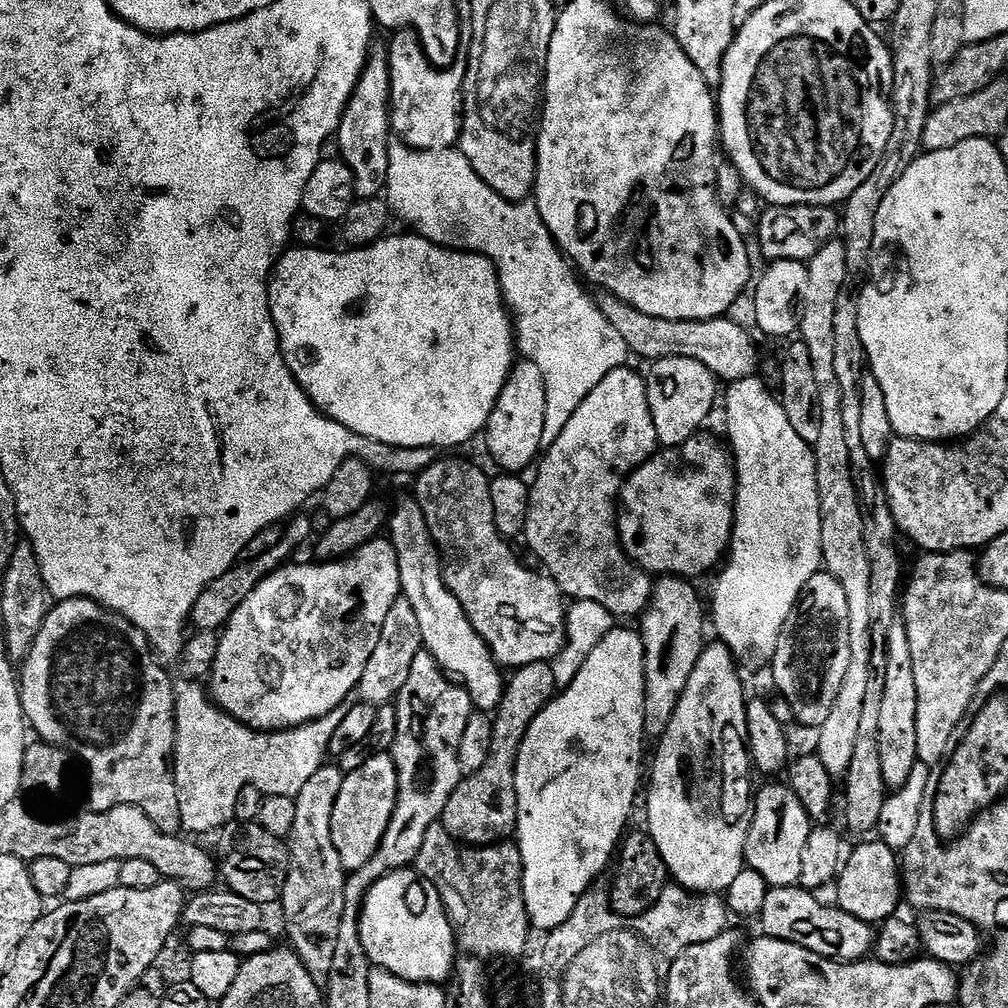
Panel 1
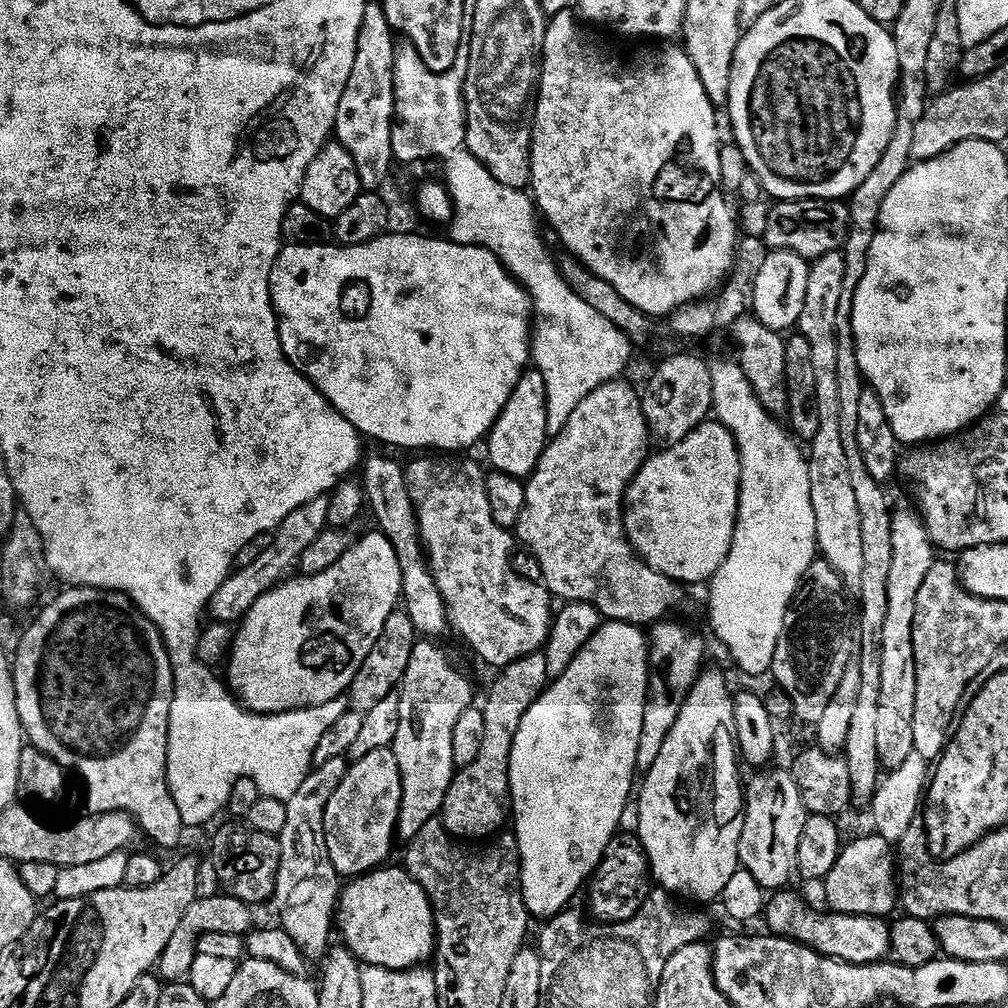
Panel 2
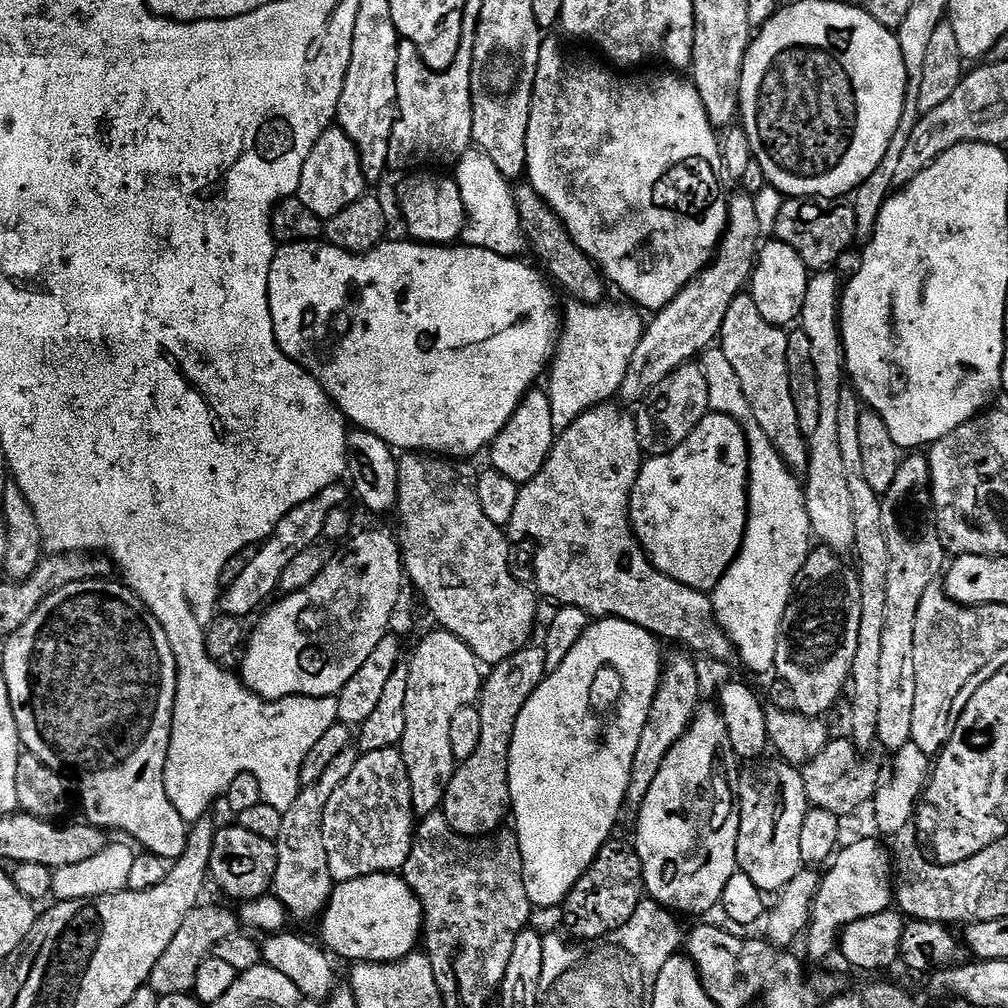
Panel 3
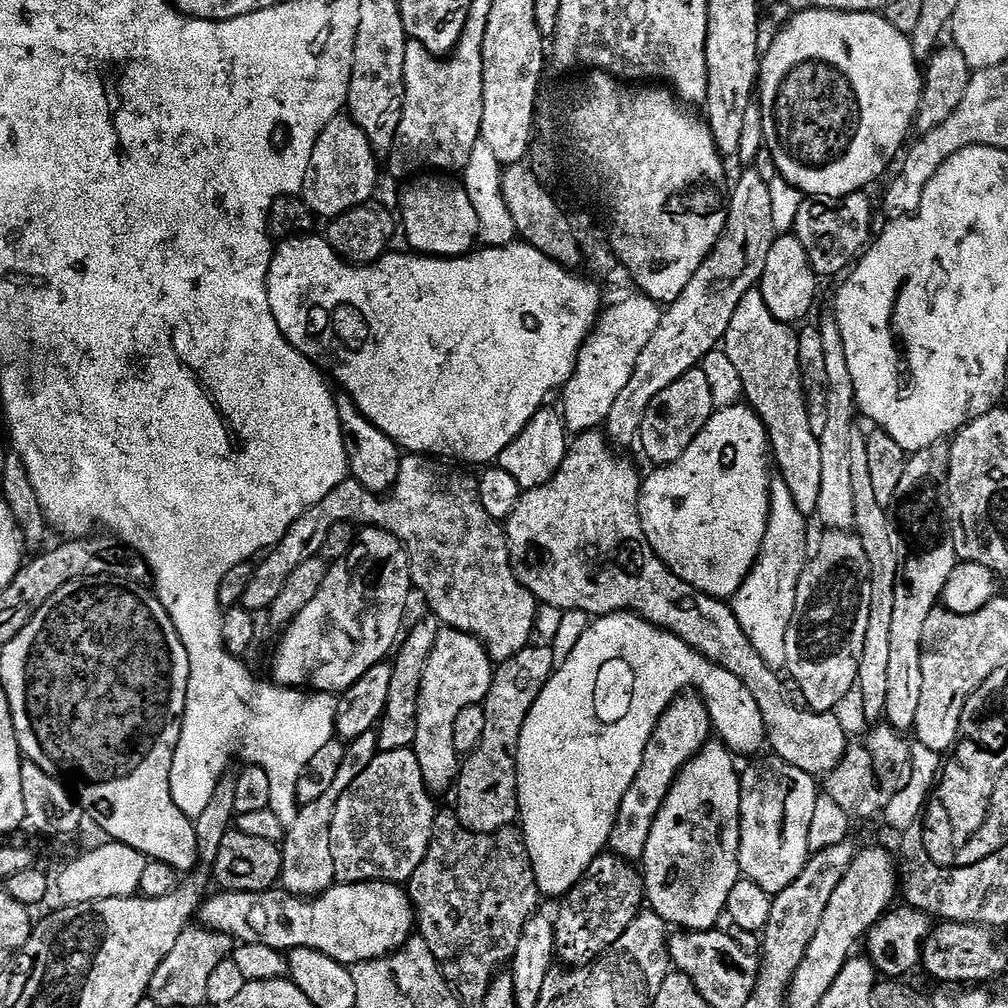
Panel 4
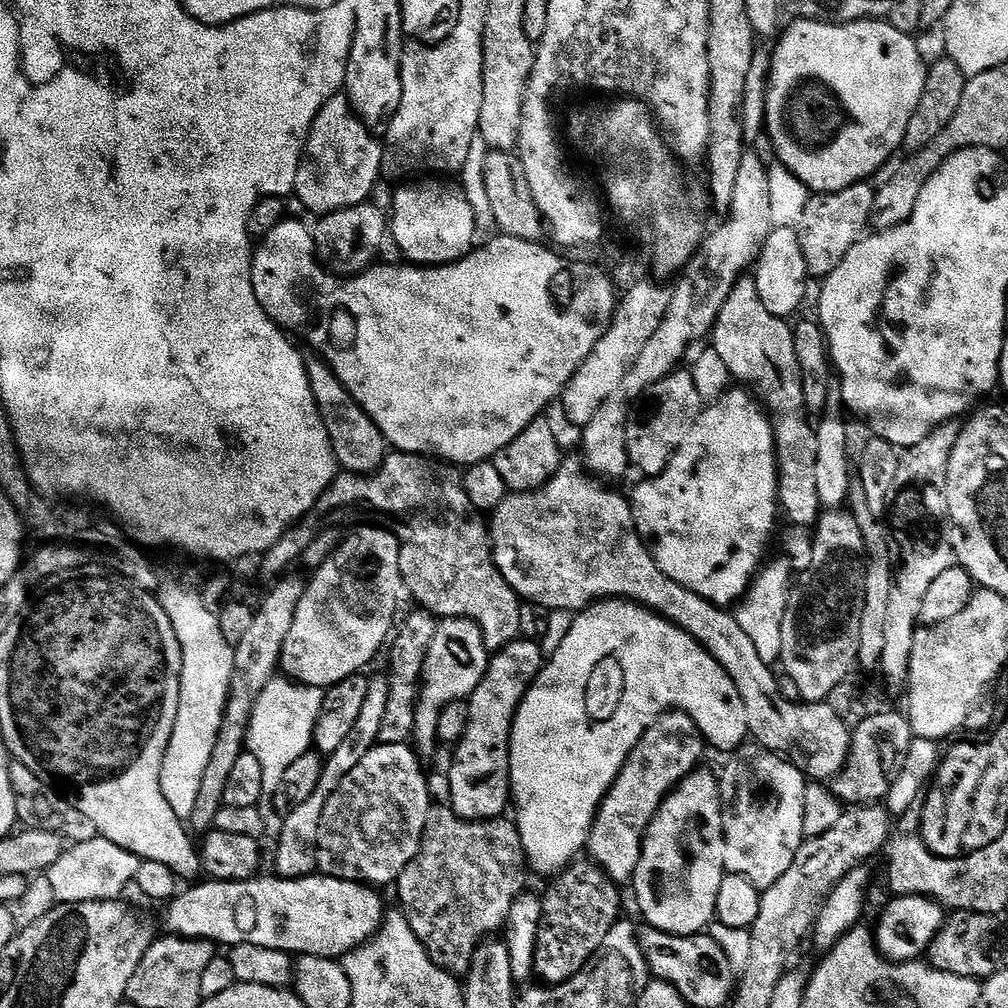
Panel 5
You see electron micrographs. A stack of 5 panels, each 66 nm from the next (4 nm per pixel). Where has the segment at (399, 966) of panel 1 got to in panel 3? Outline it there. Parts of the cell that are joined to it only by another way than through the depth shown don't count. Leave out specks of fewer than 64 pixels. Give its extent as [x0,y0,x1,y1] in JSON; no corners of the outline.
[319,872,424,964]

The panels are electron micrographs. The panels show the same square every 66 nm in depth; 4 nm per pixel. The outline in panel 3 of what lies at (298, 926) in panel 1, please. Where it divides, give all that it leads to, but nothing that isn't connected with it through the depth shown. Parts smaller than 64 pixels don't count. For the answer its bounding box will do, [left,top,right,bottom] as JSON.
[274,746,361,921]

